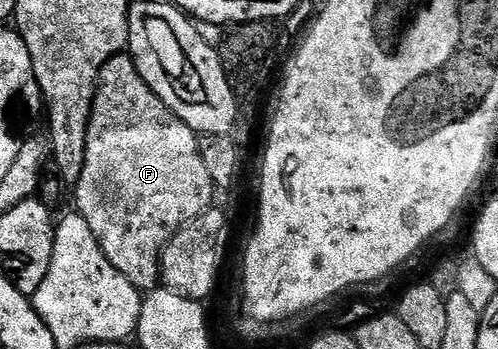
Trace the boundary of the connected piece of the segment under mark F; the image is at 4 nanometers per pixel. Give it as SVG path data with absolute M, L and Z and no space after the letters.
M123 52L112 56L112 60L108 60L108 64L104 64L98 77L98 87L94 93L94 103L90 113L88 136L84 148L84 168L80 172L80 180L73 185L72 190L74 190L74 202L78 205L75 206L76 213L84 220L88 220L88 228L92 228L92 236L96 236L108 264L112 264L112 268L116 268L116 272L120 272L120 276L124 276L140 292L159 289L162 276L162 250L182 227L187 226L190 222L195 222L205 210L211 209L215 205L216 187L212 176L208 176L208 167L204 165L204 159L200 156L198 140L199 135L195 134L194 129L188 124L184 124L184 120L180 120L180 116L172 113L164 104L164 100L160 100L160 96L156 96L156 92L152 92L152 88L148 88L148 84L144 84L144 76L140 76L129 53Z

